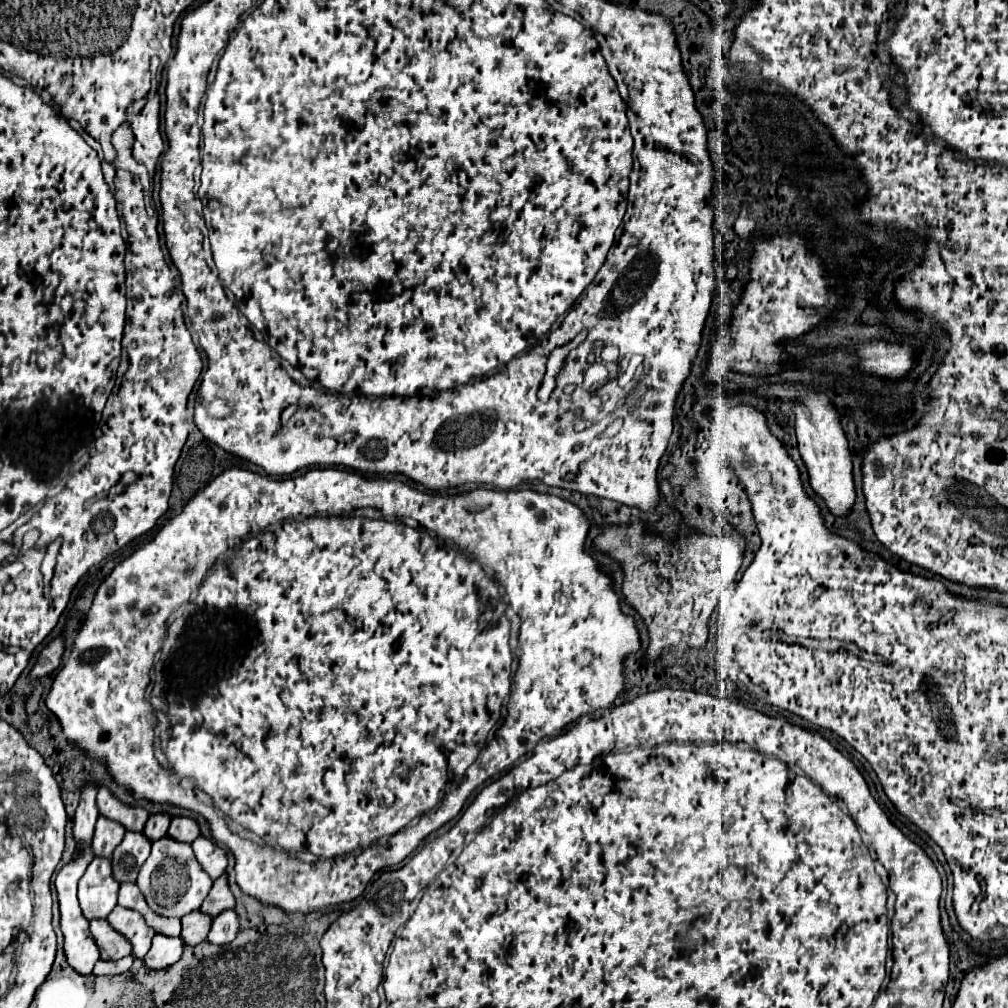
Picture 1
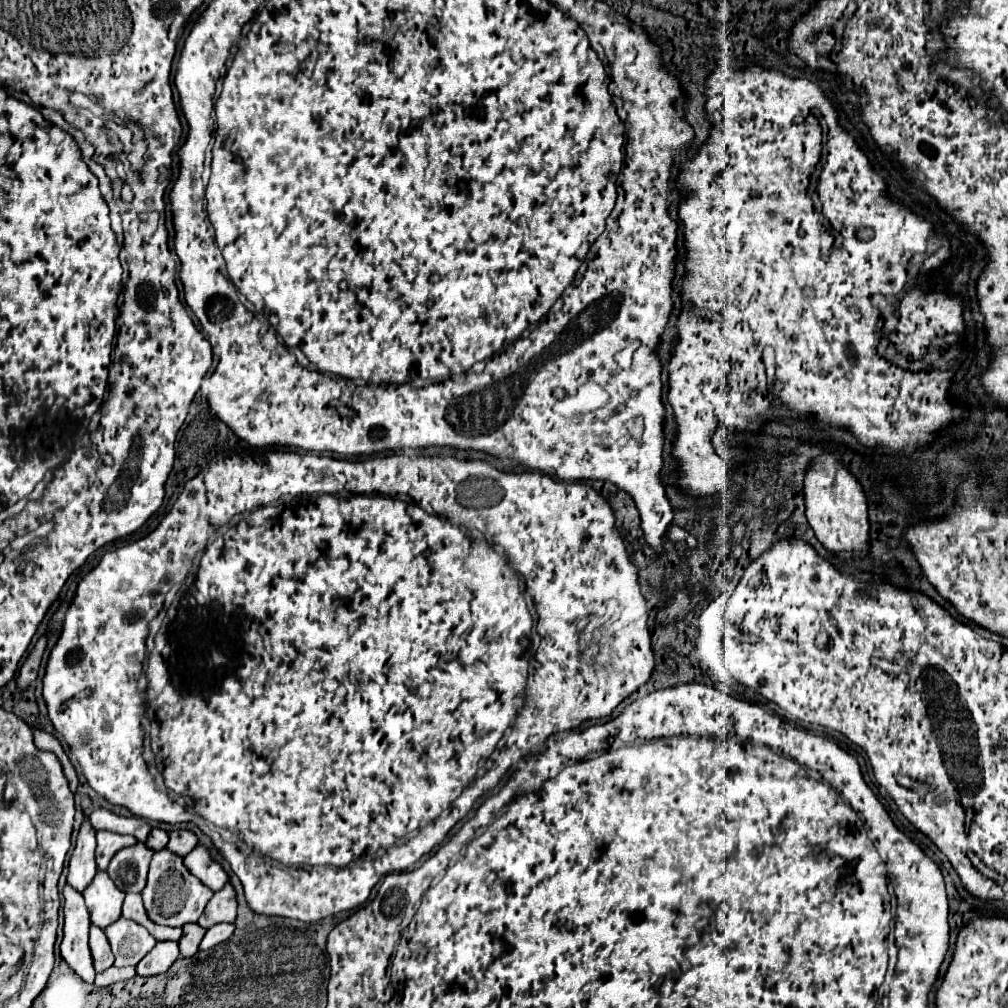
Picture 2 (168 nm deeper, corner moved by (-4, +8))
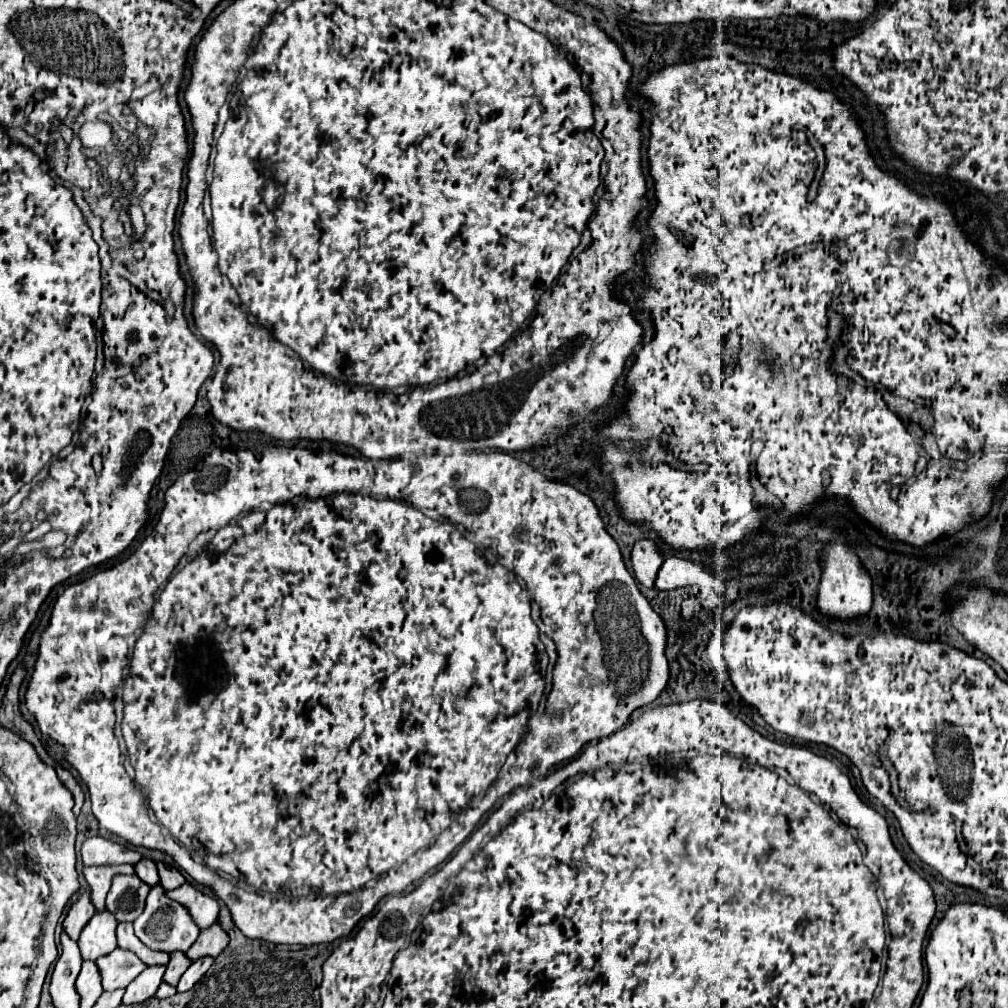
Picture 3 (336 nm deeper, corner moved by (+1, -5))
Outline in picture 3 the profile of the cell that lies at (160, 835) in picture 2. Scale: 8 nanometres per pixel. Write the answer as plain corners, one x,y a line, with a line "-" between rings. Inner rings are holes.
140,859
140,861
134,865
134,869
136,869
136,875
138,875
146,885
154,885
154,883
160,881
160,879
158,879
158,873
156,873
156,863
154,863
152,859

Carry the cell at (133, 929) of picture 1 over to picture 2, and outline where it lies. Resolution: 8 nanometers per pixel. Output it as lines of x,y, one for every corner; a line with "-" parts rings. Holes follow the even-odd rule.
119,918
111,926
107,926
105,932
115,956
113,966
117,968
137,966
137,962
157,944
143,926
125,918

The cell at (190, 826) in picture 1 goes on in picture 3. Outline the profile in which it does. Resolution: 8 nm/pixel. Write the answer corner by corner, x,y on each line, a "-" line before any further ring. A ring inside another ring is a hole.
158,861
156,865
158,865
160,883
162,883
162,887
166,887
166,891
170,891
170,889
174,889
174,887
180,887
180,885
186,881
176,867
168,867
168,865
164,865
162,861

